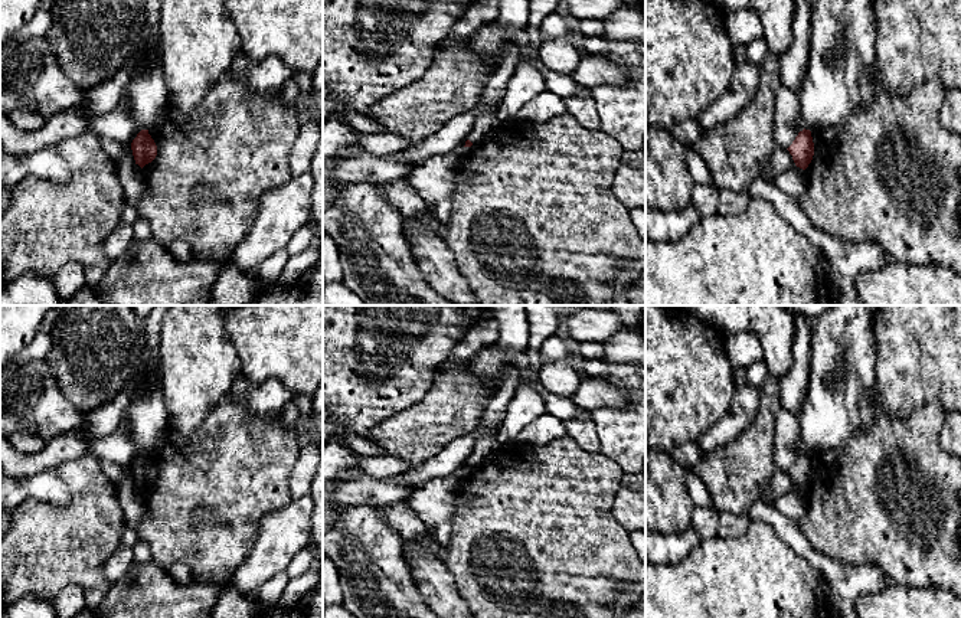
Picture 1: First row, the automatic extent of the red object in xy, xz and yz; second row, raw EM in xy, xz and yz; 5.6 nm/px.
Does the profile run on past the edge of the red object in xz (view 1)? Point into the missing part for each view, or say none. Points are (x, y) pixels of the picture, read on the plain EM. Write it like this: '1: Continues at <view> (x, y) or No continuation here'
1: No continuation here

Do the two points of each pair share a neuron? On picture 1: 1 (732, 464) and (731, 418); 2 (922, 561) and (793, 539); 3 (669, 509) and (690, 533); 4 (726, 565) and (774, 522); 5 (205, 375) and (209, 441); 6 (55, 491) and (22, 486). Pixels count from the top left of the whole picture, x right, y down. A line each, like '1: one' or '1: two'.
1: two
2: two
3: two
4: two
5: two
6: one

